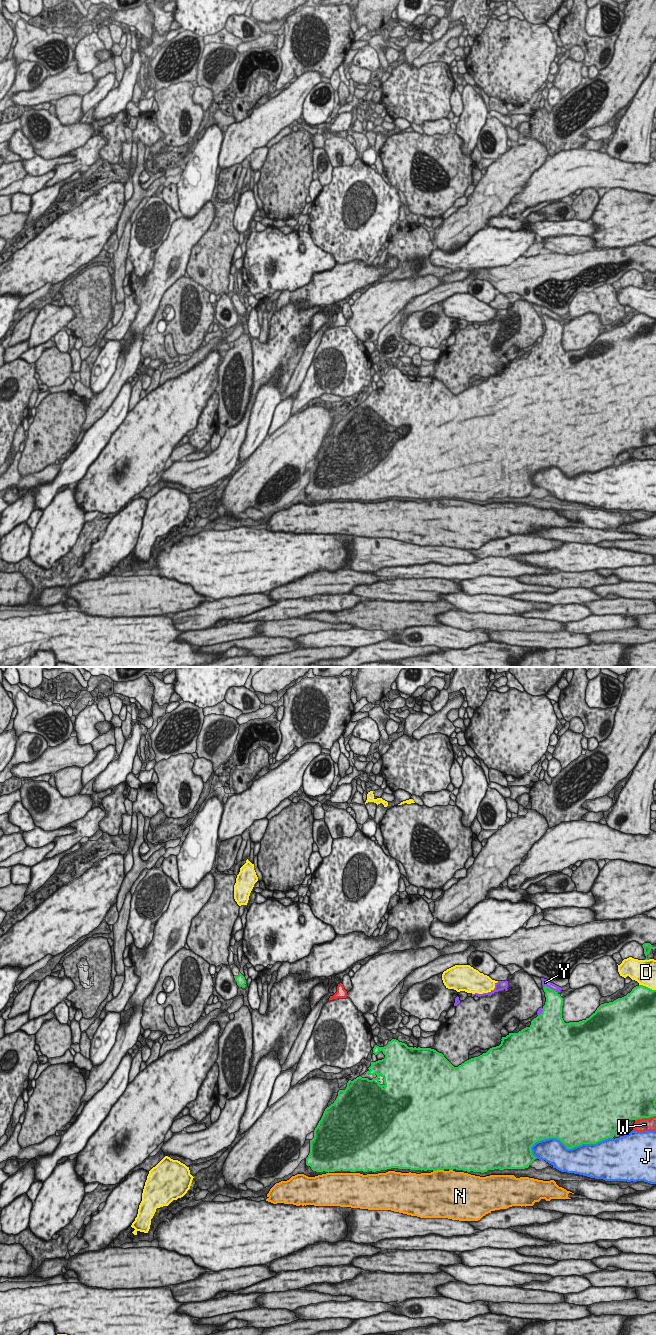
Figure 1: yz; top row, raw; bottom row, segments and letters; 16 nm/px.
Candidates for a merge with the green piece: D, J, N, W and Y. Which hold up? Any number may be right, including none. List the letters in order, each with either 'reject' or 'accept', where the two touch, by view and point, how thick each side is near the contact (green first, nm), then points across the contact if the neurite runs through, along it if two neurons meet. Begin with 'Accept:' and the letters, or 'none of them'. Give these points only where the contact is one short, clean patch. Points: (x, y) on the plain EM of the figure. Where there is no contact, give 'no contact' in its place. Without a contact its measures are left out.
Accept: none of them
D: reject; meets green in yz at (647, 315); 480 nm thick on the green side, 380 nm on the other
J: reject; meets green in yz at (570, 476); 440 nm thick on the green side, 460 nm on the other
N: reject; meets green in yz at (438, 497); 500 nm thick on the green side, 460 nm on the other
W: reject; meets green in yz at (645, 445); 480 nm thick on the green side, 220 nm on the other
Y: reject; meets green in yz at (549, 316); 280 nm thick on the green side, 120 nm on the other

